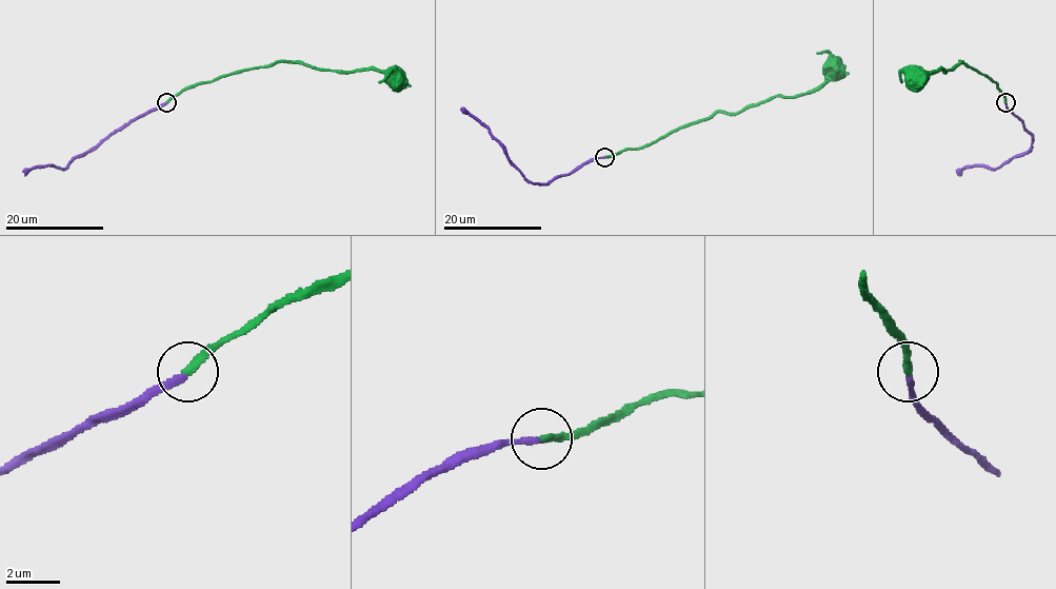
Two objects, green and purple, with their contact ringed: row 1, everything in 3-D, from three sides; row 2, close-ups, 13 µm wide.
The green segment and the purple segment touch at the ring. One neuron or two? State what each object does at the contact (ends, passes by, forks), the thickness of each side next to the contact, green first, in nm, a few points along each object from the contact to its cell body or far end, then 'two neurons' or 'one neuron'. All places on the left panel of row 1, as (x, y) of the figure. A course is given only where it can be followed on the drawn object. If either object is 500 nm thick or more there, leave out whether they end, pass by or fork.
green ends; purple ends; calibres 260 and 240 nm; course green (167, 101), (188, 87), (279, 61), (300, 61), (315, 69), (338, 72), (375, 70), (395, 76); course purple (166, 101), (108, 135), (65, 168), (37, 165), (23, 172); one neuron

